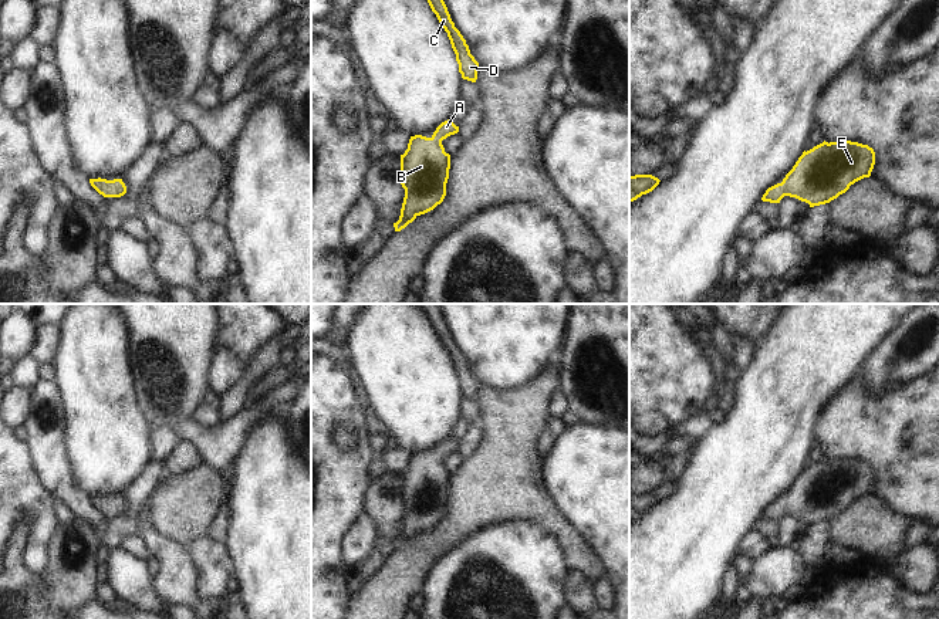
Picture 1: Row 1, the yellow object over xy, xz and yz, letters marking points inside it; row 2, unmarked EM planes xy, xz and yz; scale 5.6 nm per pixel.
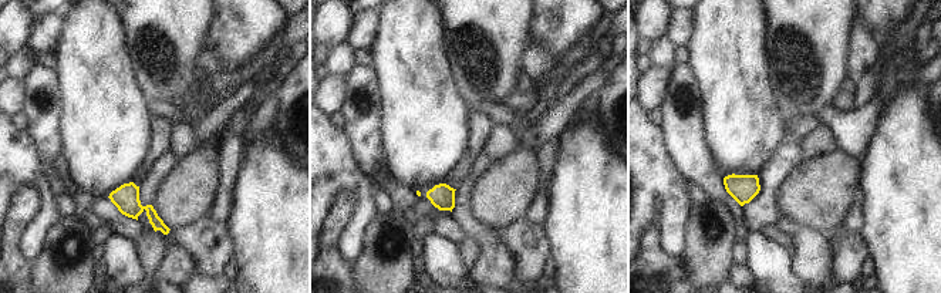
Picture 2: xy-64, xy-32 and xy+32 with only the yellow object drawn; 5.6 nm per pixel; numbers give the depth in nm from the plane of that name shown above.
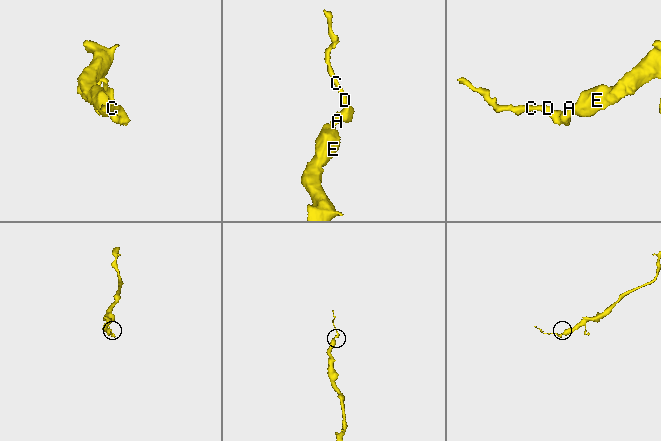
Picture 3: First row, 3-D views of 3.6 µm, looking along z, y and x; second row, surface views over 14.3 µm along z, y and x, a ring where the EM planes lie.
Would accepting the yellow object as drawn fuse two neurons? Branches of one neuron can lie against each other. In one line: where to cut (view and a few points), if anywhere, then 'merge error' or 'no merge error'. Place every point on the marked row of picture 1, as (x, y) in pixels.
no cut | no merge error

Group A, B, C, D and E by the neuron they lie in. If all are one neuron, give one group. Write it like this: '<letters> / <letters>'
A B C D E

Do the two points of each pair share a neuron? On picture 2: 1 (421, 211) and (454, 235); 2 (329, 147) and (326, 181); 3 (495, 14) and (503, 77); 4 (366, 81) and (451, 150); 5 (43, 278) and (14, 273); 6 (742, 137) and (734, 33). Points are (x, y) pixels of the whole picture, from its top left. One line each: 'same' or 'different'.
1: same
2: same
3: same
4: different
5: different
6: same

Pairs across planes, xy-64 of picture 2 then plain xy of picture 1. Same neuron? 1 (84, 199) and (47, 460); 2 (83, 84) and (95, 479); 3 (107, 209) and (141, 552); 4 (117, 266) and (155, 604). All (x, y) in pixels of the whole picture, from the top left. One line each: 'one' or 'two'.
1: one
2: one
3: one
4: one

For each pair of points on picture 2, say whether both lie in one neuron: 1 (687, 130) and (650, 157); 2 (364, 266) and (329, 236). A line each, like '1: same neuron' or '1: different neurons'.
1: different neurons
2: different neurons

